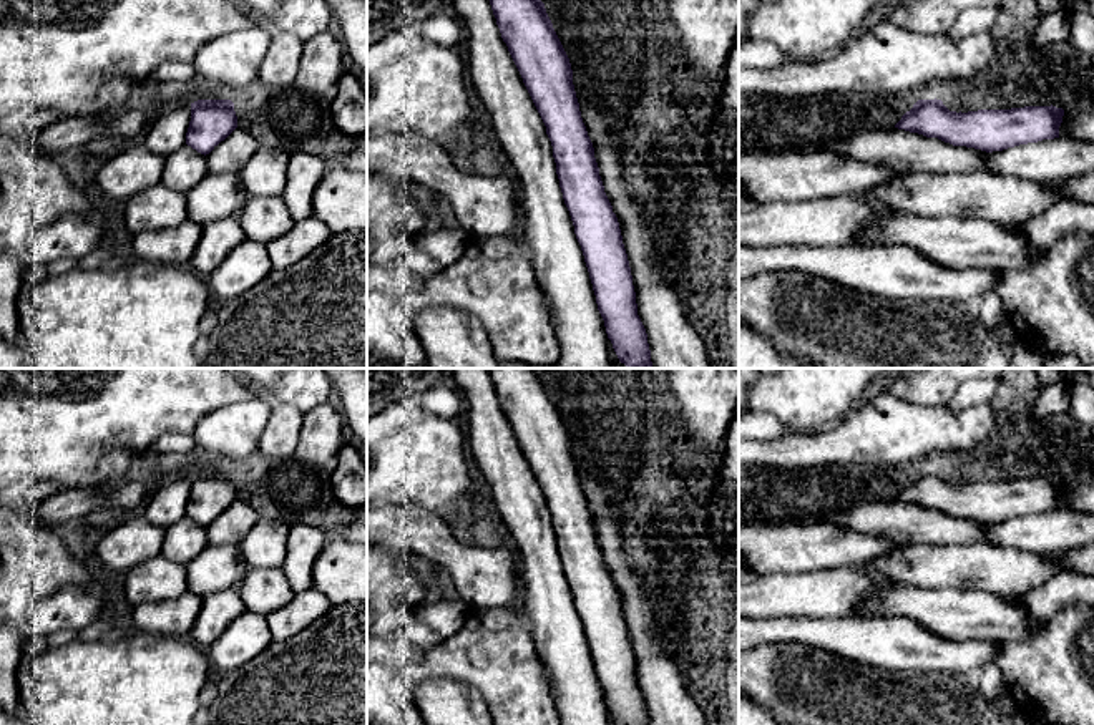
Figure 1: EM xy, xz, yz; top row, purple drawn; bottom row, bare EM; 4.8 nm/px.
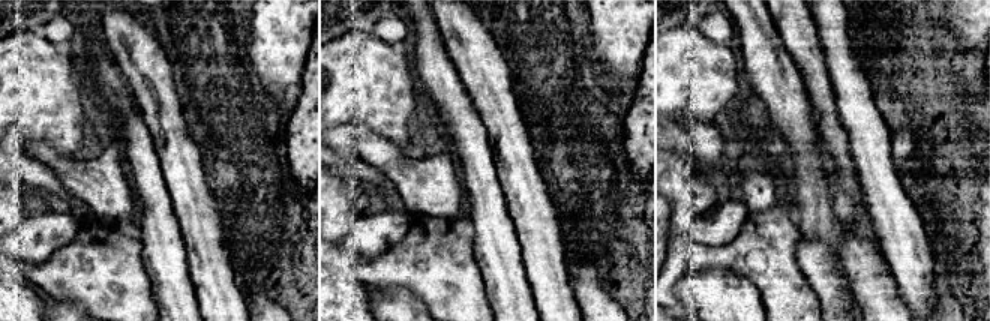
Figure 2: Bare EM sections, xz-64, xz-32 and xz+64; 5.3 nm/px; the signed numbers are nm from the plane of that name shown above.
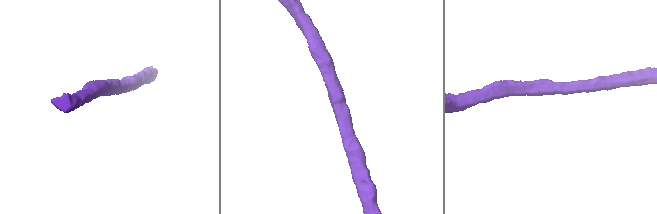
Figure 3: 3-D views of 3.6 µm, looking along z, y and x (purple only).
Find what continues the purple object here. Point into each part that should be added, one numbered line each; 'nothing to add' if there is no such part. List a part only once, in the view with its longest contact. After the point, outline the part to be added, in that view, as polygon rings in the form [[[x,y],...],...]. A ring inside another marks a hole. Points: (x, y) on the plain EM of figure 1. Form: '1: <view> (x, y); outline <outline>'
nothing to add

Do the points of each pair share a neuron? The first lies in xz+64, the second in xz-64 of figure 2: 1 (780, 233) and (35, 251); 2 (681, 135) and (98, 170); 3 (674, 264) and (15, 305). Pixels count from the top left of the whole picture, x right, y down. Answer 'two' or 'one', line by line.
1: two
2: one
3: one

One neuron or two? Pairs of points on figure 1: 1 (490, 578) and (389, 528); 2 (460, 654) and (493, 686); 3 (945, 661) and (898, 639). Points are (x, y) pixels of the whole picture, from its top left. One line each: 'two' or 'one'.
1: one
2: one
3: one

